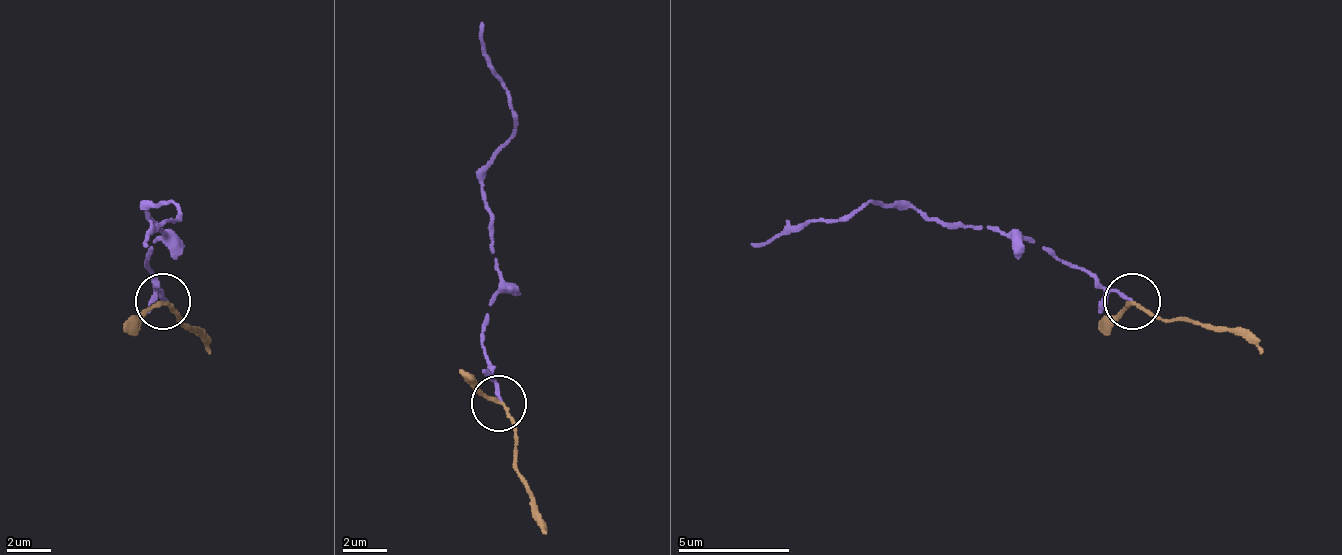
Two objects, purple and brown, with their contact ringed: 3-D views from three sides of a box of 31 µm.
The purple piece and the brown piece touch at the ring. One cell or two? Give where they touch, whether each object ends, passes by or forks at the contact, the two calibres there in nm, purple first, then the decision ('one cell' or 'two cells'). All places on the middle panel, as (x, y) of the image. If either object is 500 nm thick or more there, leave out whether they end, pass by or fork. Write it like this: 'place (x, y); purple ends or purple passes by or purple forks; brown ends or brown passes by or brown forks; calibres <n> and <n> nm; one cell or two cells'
place (498, 403); purple ends; brown passes by; calibres 180 and 160 nm; one cell

